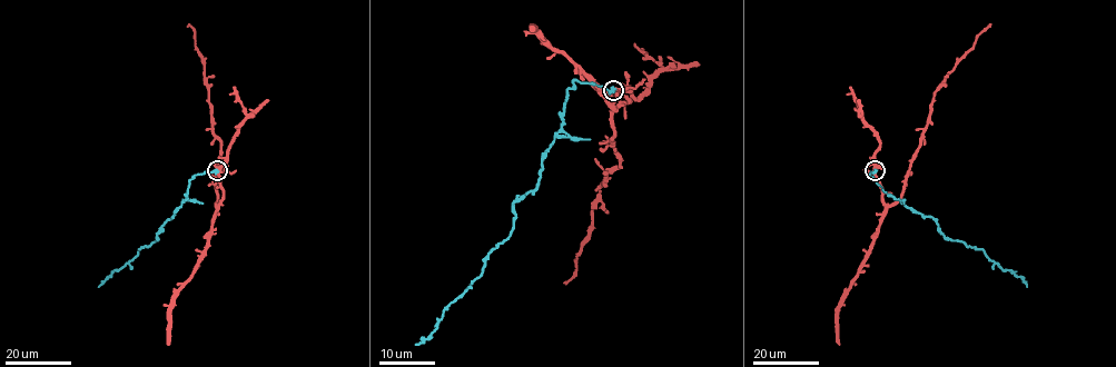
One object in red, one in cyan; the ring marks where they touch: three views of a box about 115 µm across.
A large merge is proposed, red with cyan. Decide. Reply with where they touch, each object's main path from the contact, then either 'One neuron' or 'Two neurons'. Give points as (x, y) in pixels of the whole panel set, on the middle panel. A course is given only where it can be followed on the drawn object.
Place: (613, 90). Course of red: (613, 91), (623, 102), (612, 121), (620, 166), (600, 187), (590, 238), (563, 283). Course of cyan: (613, 91), (573, 81), (539, 185), (513, 205), (512, 232), (444, 310), (432, 334), (415, 345). Two neurons

